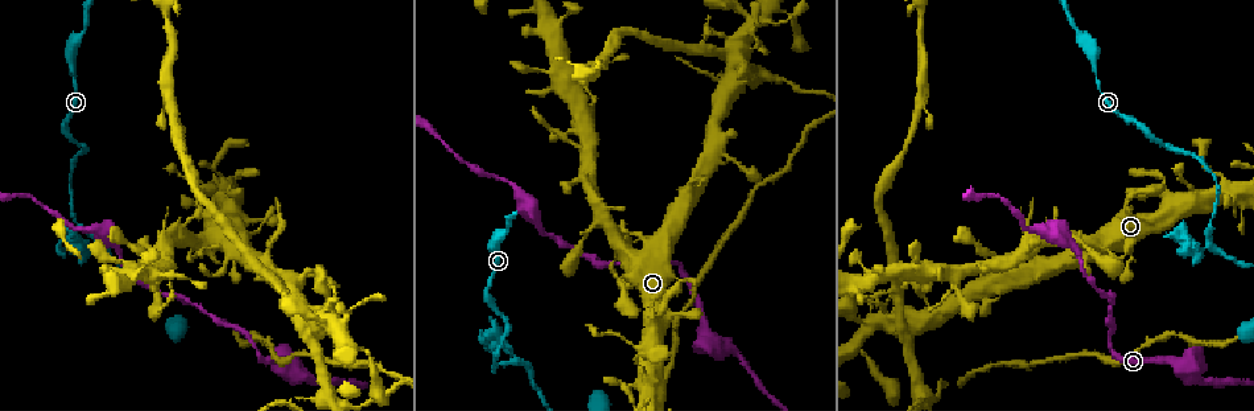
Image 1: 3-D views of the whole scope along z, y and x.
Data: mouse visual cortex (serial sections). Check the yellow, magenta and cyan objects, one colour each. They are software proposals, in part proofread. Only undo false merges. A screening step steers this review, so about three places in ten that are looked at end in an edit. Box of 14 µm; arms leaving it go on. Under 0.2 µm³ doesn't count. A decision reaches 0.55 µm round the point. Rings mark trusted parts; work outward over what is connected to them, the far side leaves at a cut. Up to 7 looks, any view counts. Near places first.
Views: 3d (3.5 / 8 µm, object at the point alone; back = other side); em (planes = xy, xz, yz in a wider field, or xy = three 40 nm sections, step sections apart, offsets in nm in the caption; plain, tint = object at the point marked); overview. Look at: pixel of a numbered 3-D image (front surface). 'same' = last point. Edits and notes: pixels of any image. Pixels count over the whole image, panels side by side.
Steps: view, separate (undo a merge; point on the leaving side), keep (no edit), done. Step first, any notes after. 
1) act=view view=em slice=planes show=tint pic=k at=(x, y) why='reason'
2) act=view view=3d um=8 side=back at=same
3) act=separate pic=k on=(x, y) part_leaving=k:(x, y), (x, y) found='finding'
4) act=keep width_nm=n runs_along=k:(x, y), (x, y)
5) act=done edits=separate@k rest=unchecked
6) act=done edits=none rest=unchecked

act=view view=3d um=3.5 pic=1 at=(908, 331) why='four or more arms meet'

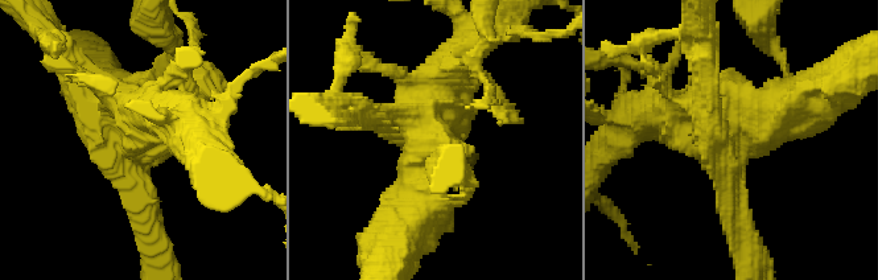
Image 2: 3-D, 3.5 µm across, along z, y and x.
act=view view=em slice=xy step=1 show=plain pic=2 at=(731, 136) why='shape alone is not enough'

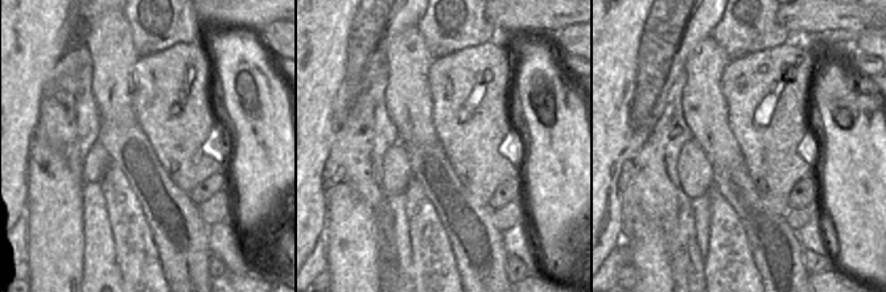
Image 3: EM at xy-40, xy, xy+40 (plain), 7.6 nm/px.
act=view view=em slice=xy step=1 show=tint at=same why='where the object lies'

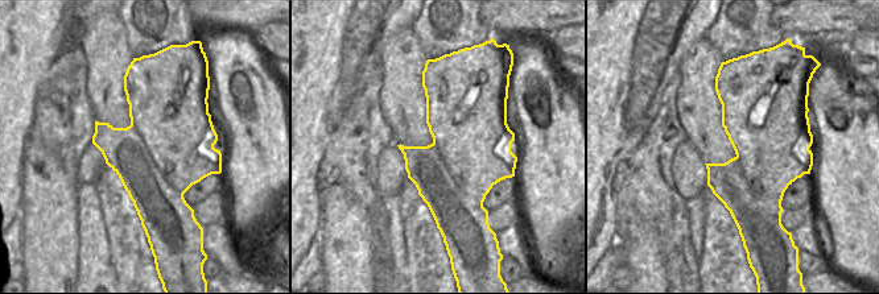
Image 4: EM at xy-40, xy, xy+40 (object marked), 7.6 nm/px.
act=separate pic=2 on=(349, 108) border=4:(131, 124), (161, 174), (182, 194) found='two cells meet here'

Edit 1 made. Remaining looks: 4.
act=view view=overview

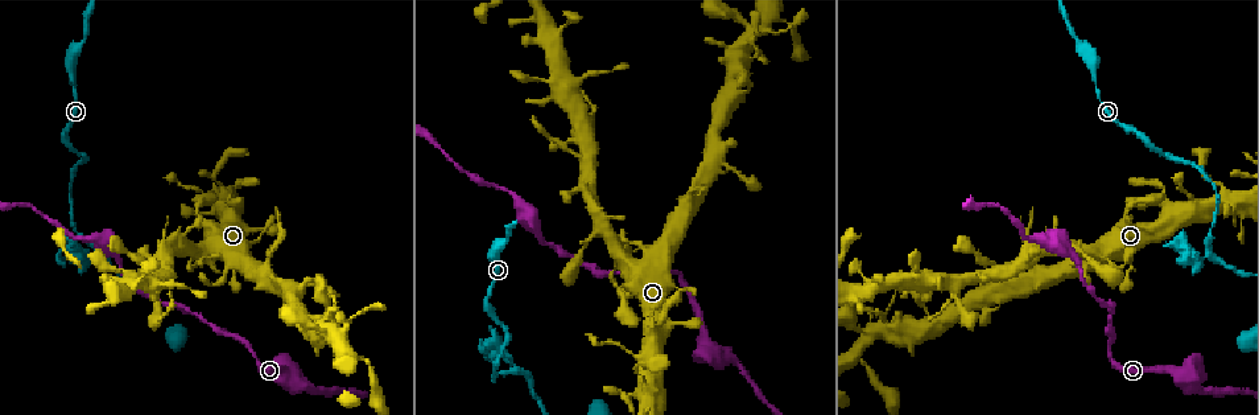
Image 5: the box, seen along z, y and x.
act=view view=em slice=planes show=tint pic=5 at=(1041, 239) why='calibre changes'

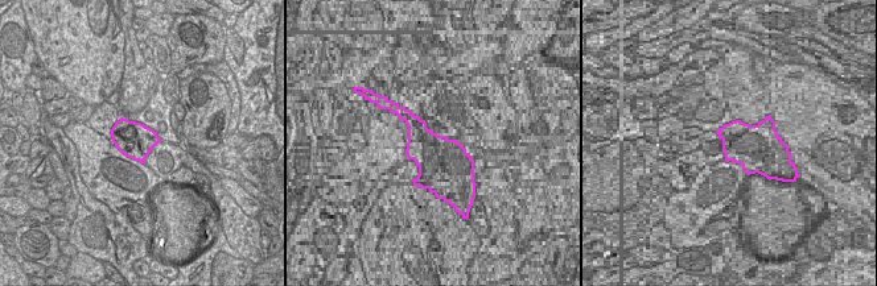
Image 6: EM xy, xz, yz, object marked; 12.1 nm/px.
act=view view=3d um=3.5 side=back at=same

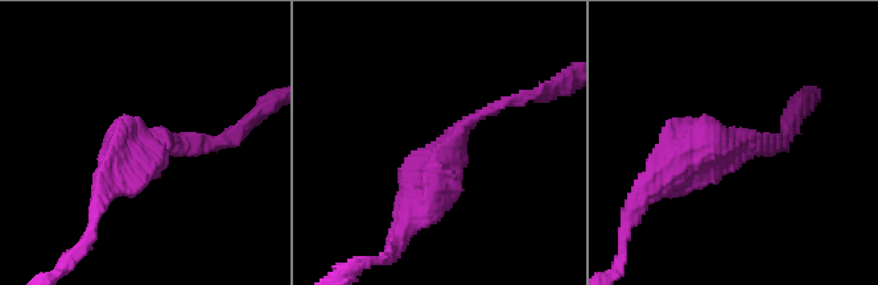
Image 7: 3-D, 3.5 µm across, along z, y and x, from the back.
act=keep runs_along=7:(409, 206), (462, 128), (527, 95) found='one cell here'

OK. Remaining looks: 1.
act=done edits=separate@2 rest=unchecked

